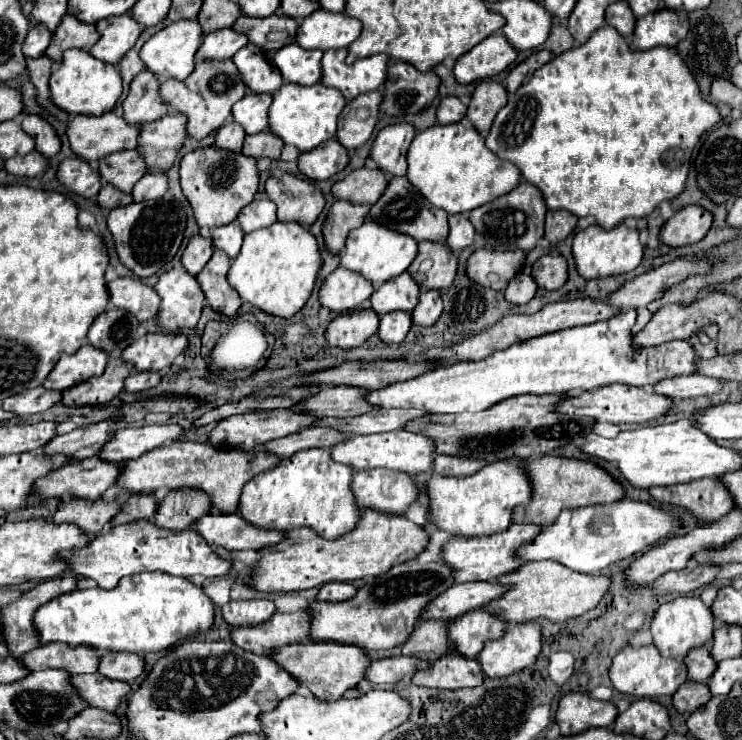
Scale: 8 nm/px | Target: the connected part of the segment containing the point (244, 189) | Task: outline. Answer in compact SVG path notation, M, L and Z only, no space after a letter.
M207 146L197 148L181 158L181 188L185 198L189 200L195 220L199 226L217 228L231 224L239 212L253 202L257 190L259 190L259 172L257 172L257 160L251 156L245 156L241 152L229 152L219 150L219 146Z

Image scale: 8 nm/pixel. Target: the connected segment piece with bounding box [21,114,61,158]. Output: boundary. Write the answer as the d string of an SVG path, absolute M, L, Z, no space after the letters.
M25 114L21 126L23 126L23 130L27 134L31 134L35 138L35 144L37 144L35 150L37 152L41 152L47 158L51 158L51 156L55 156L59 152L59 148L61 148L59 134L47 120L43 120L37 114Z

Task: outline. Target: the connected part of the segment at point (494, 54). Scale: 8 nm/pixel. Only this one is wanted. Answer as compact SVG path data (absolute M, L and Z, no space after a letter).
M491 34L471 52L463 54L455 64L455 78L461 84L471 84L475 80L485 80L497 76L517 58L517 50L503 38L503 34Z

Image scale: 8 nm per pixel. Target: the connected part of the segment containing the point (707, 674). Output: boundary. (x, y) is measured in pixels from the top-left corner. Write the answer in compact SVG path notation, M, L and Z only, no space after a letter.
M707 646L691 650L685 658L685 664L687 664L687 670L689 670L687 680L703 682L703 684L711 678L711 674L715 672L715 666L717 666L717 662L711 658L711 652L709 652Z

